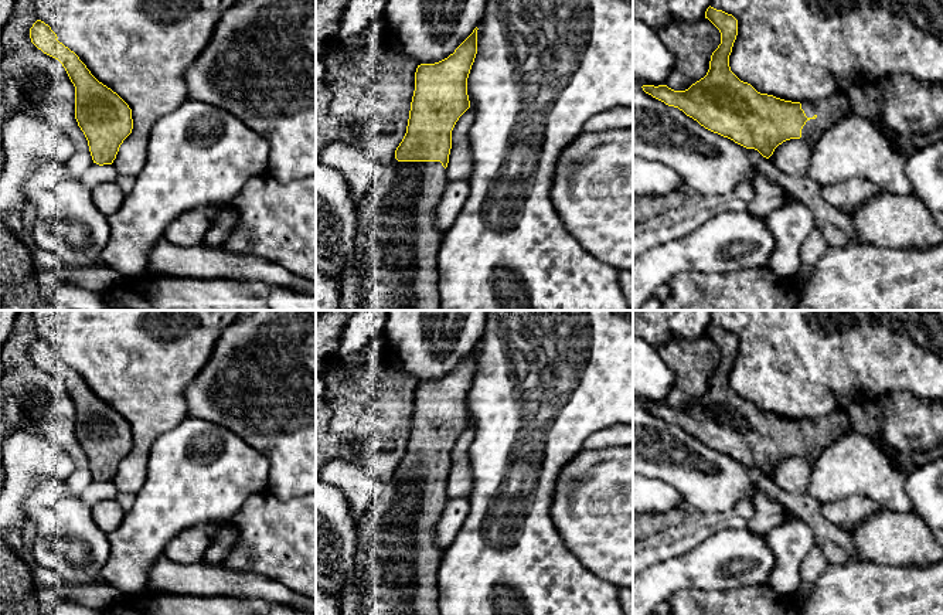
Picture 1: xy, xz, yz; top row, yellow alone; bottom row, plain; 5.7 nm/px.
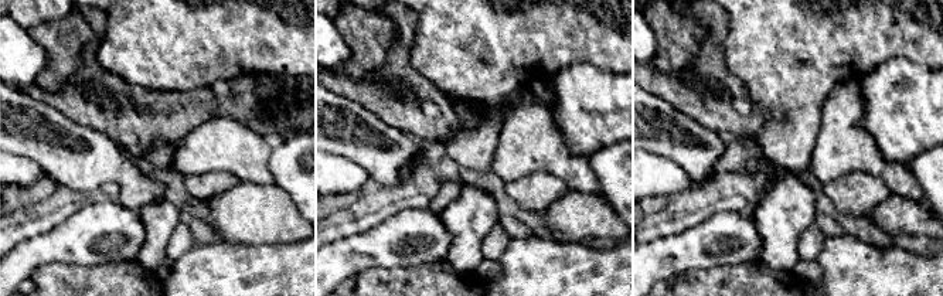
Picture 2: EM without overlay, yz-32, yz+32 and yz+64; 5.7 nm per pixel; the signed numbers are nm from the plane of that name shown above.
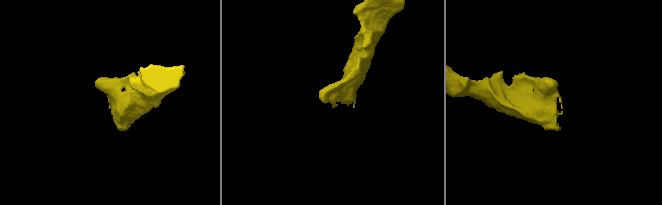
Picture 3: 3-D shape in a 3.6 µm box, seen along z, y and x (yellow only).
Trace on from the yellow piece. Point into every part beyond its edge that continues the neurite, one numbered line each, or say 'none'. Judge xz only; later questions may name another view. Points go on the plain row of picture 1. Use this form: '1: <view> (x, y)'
1: xz (397, 563)

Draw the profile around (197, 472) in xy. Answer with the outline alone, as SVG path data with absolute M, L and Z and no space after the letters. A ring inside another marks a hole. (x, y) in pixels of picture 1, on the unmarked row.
M187 417L153 442L144 485L120 526L108 534L110 554L101 575L125 597L149 591L149 571L166 544L185 529L231 519L251 496L268 490L269 468L265 455L228 428Z

